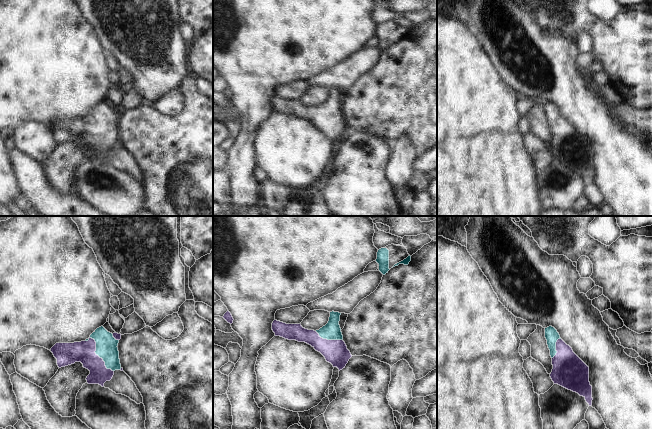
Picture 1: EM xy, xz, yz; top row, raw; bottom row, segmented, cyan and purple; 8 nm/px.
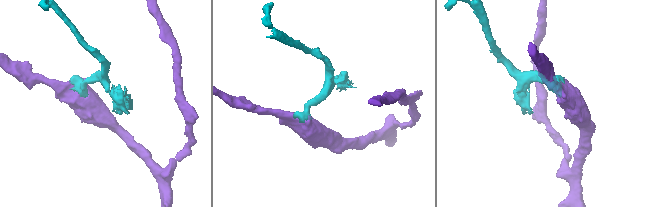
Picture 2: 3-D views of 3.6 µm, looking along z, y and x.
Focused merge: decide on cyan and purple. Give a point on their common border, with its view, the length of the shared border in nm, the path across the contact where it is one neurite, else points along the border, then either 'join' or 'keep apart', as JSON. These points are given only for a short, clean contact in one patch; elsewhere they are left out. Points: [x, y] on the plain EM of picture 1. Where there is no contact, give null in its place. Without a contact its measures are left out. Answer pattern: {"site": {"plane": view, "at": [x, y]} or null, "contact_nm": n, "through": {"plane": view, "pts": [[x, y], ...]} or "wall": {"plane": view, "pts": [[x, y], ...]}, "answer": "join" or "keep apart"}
{"site": {"plane": "xy", "at": [96, 129]}, "contact_nm": 340, "through": {"plane": "xy", "pts": [[106, 121], [96, 129], [66, 130]]}, "answer": "join"}

